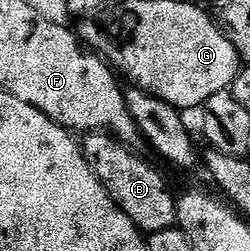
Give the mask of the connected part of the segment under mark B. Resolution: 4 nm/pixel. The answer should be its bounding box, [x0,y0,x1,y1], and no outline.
[83,131,177,235]

